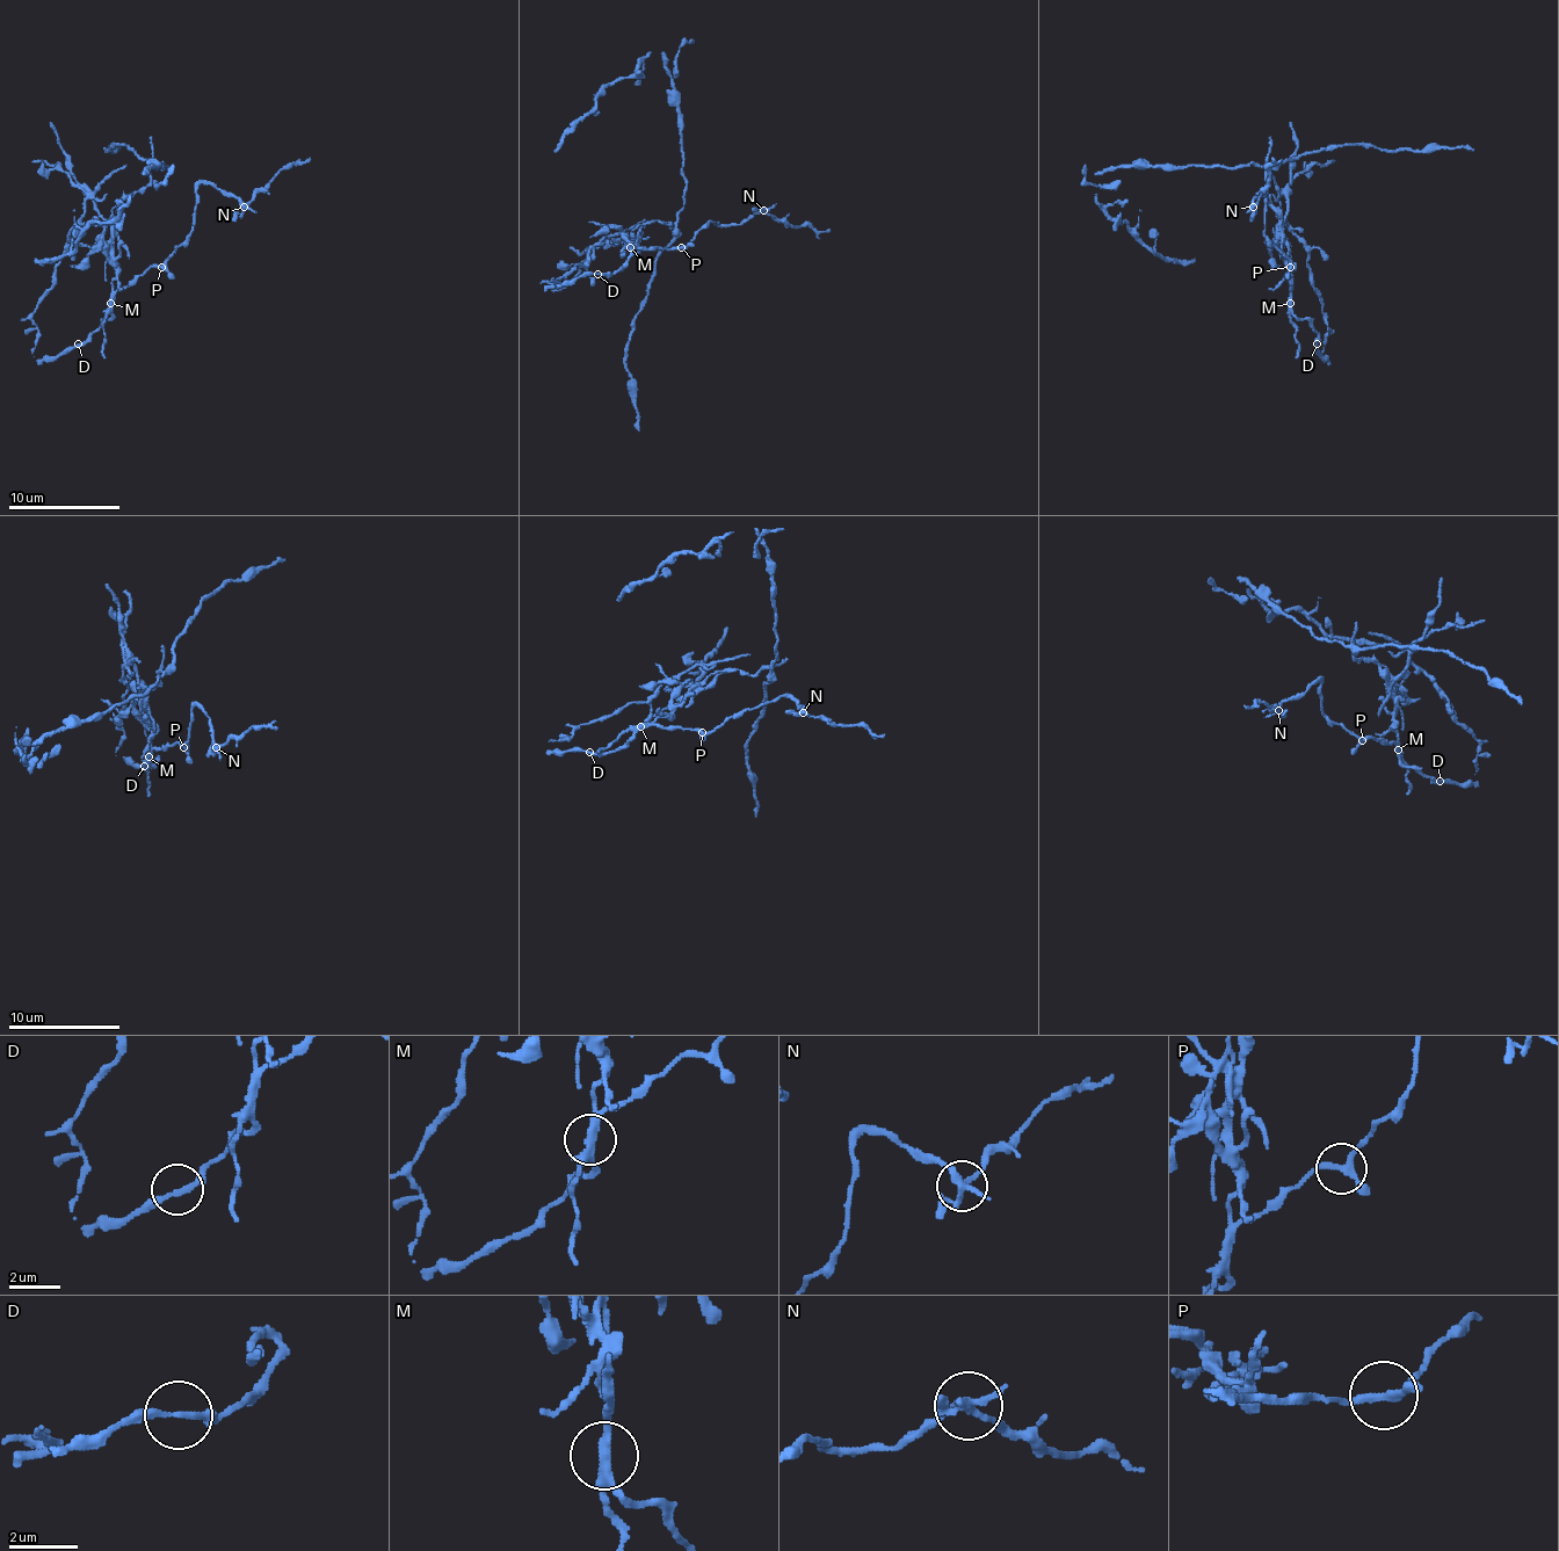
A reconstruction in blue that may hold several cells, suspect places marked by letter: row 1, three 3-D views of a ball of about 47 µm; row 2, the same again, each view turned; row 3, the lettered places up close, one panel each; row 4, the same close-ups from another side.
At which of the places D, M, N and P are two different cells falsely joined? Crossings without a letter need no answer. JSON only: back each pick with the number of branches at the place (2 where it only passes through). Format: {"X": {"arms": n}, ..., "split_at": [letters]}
{"M": {"arms": 3}, "N": {"arms": 3}, "split_at": ["M", "N"]}

